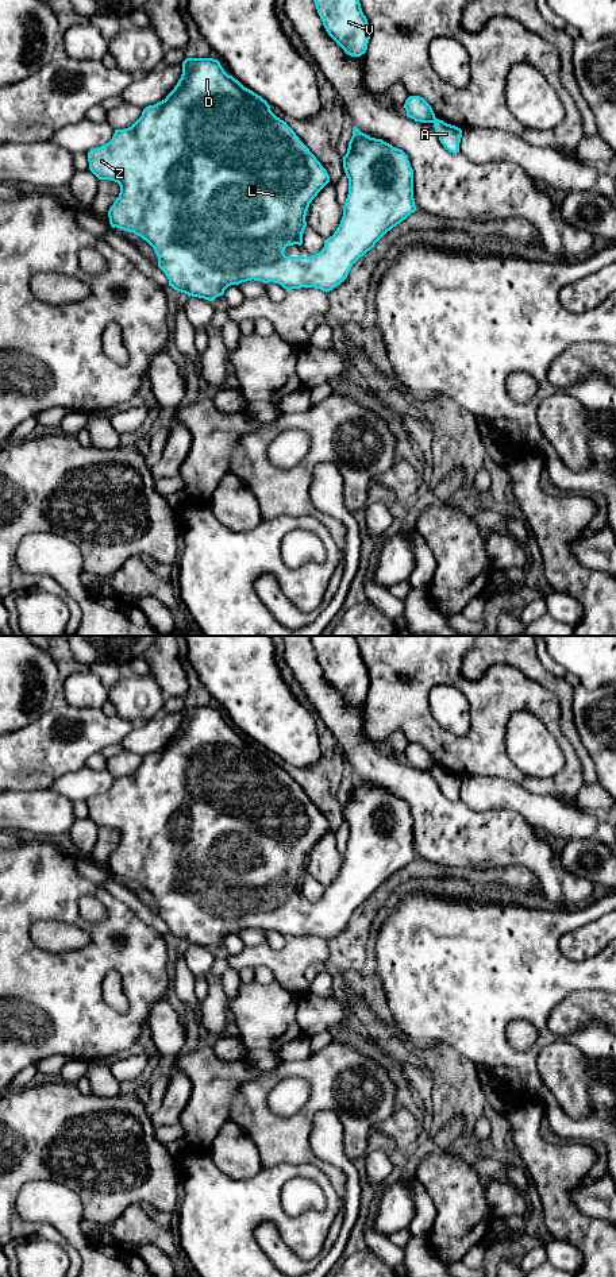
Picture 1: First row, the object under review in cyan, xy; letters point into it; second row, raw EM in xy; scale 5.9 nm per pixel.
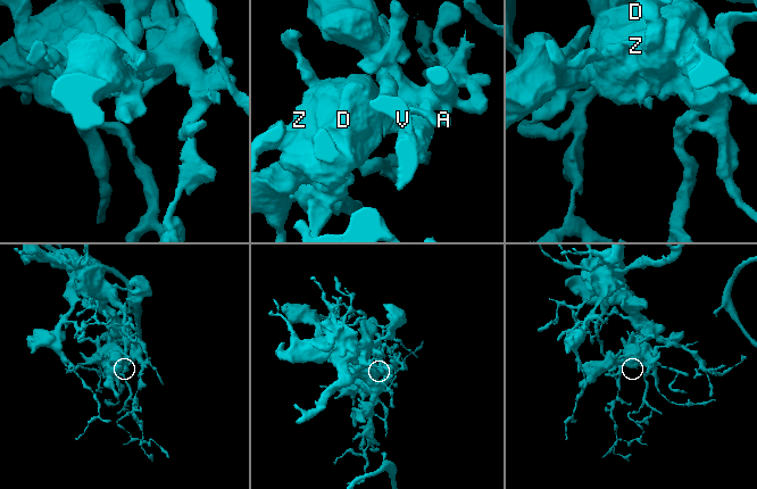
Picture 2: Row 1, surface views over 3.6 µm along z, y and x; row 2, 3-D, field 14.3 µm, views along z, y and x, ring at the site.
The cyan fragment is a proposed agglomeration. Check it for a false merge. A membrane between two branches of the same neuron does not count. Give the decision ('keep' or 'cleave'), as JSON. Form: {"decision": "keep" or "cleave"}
{"decision": "keep"}

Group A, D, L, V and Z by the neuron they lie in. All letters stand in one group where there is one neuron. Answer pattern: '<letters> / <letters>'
A D L V Z

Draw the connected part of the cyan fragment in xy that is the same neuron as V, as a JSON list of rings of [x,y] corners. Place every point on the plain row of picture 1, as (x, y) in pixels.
[[[309,636],[328,683],[351,705],[367,698],[370,676],[354,636]]]

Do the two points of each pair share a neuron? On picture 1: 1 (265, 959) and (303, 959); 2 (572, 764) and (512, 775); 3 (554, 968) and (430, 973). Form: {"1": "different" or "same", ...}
{"1": "same", "2": "same", "3": "same"}

